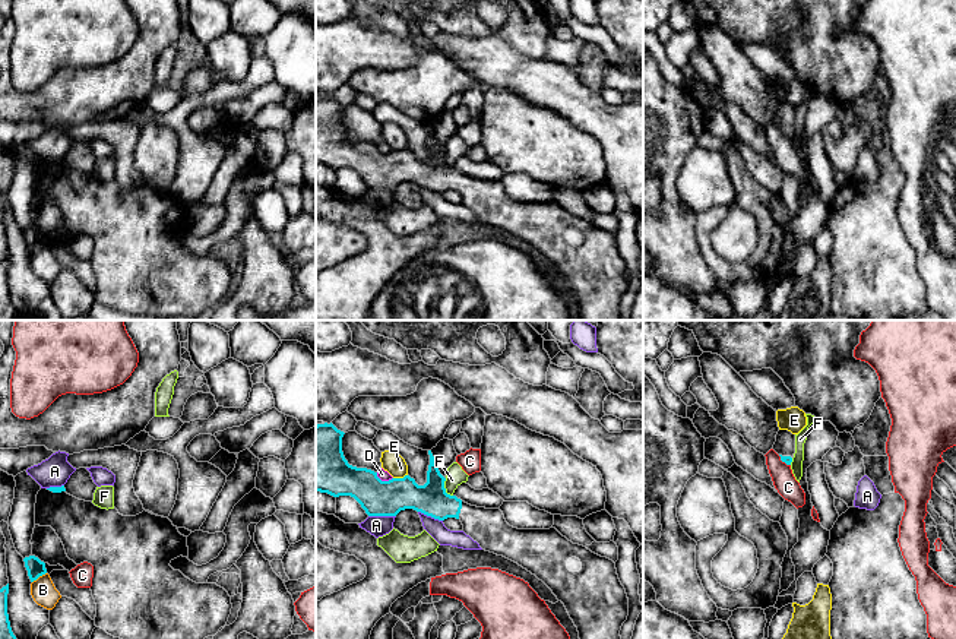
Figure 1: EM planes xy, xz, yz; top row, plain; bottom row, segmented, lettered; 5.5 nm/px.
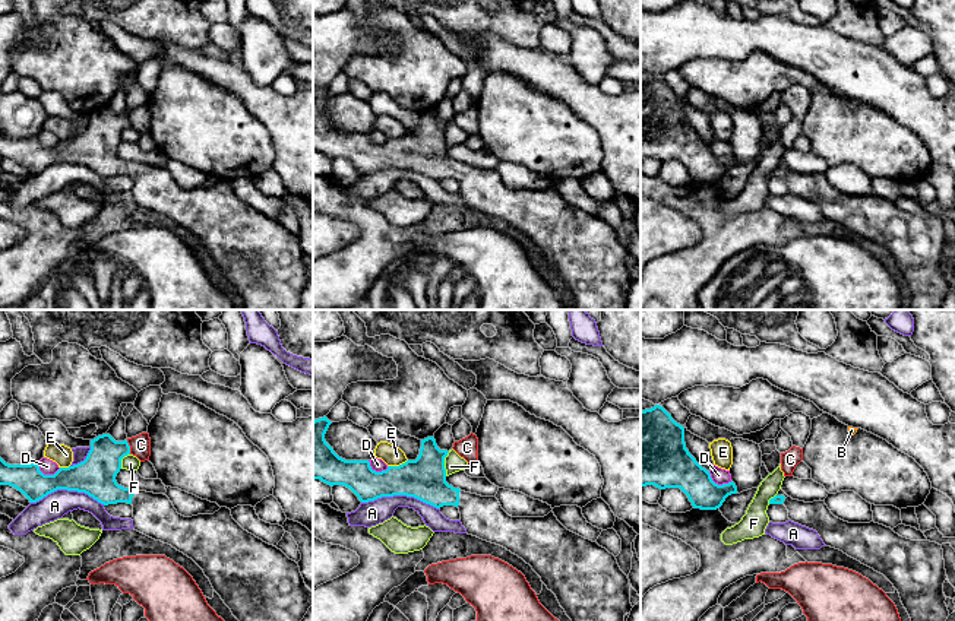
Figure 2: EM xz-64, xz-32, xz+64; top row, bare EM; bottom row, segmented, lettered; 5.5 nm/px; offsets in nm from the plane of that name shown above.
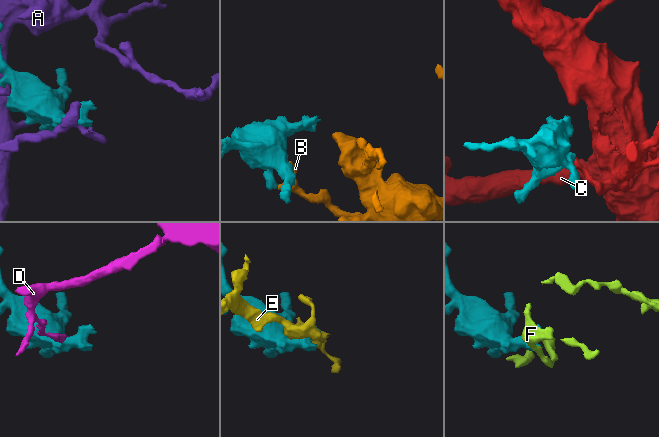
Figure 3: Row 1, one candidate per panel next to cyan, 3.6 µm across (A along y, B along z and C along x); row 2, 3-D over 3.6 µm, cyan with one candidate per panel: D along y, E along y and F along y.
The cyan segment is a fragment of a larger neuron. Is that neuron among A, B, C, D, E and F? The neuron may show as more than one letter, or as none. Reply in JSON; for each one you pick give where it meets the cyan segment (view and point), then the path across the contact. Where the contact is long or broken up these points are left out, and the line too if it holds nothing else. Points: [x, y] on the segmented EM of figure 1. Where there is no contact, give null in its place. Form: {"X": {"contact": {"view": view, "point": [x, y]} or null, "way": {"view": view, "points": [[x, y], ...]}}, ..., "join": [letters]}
{"join": []}

